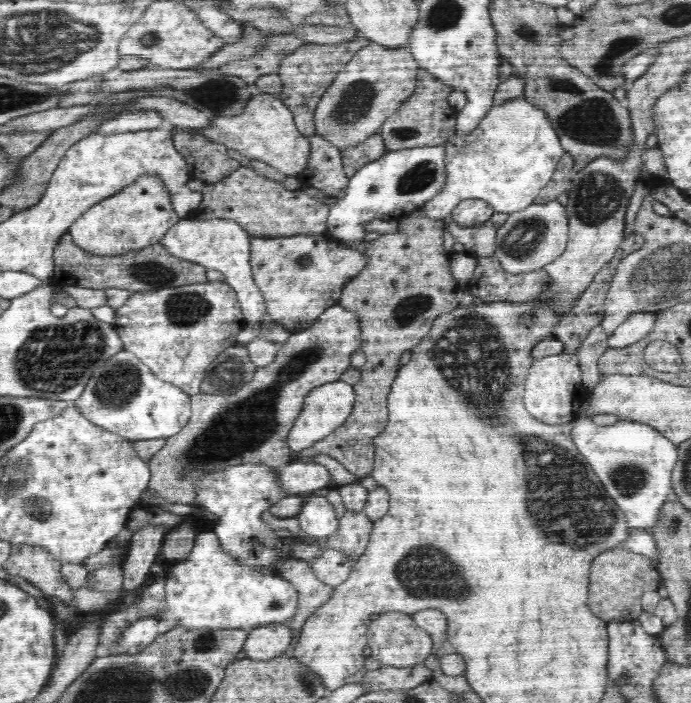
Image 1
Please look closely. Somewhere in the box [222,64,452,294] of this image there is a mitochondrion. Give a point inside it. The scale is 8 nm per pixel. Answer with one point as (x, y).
(354, 102)

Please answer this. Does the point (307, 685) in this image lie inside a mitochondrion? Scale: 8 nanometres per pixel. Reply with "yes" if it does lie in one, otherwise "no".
yes

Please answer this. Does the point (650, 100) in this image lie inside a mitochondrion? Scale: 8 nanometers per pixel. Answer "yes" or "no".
no

